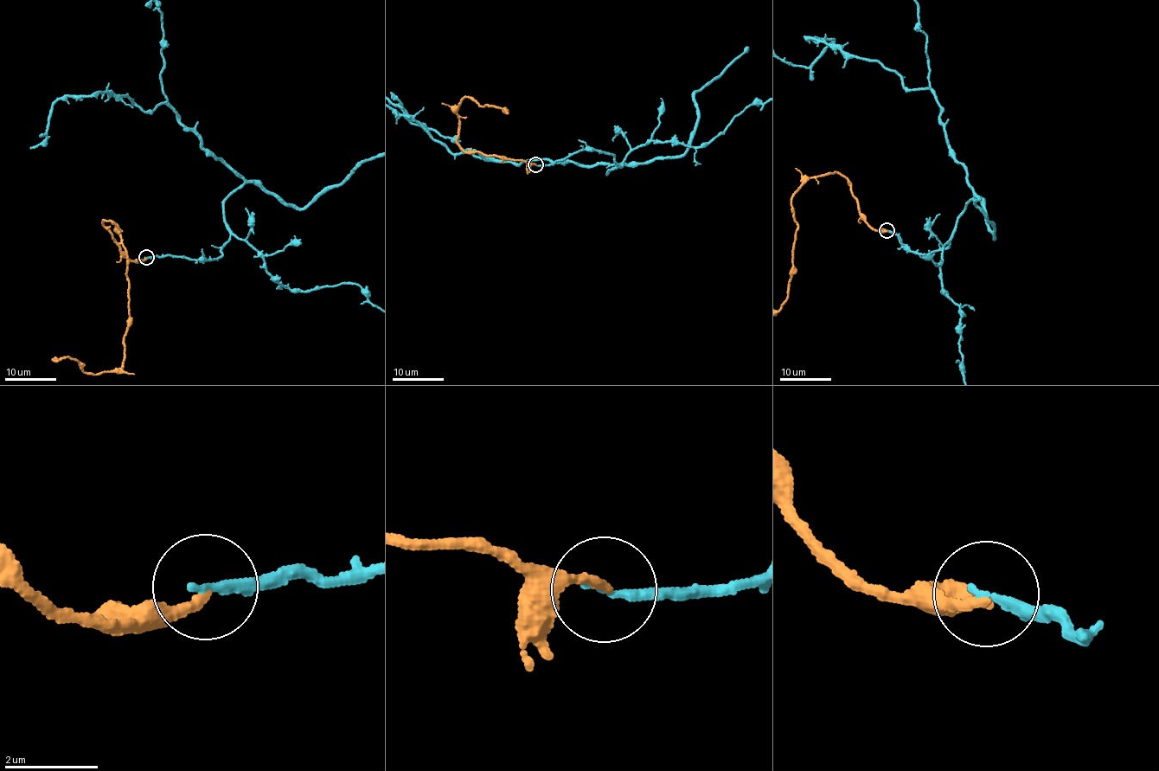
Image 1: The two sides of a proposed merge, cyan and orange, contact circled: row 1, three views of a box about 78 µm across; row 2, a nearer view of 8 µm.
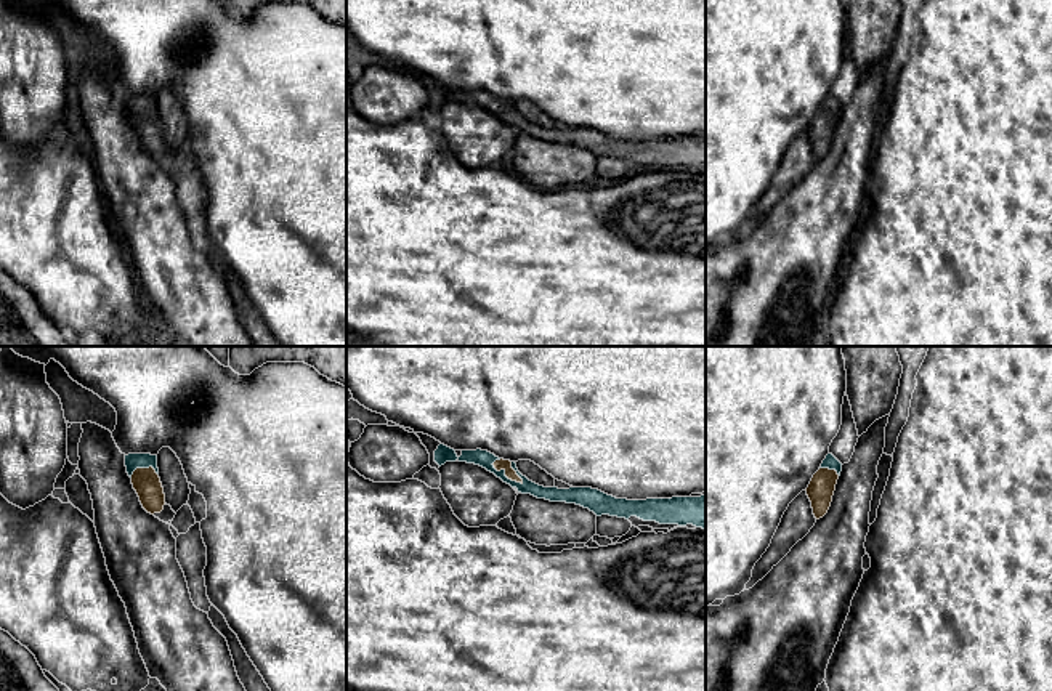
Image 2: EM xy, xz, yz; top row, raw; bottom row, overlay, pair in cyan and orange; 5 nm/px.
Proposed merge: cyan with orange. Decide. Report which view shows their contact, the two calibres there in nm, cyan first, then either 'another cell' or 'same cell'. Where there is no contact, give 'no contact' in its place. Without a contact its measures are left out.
xz | 90/60 nm | same cell

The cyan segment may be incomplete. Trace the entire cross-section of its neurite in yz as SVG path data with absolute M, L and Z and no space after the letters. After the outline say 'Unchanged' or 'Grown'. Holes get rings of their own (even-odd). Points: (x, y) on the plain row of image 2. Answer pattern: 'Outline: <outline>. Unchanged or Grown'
Outline: M827 95L805 130L816 160L827 154L840 112L842 104L832 95Z. Grown

